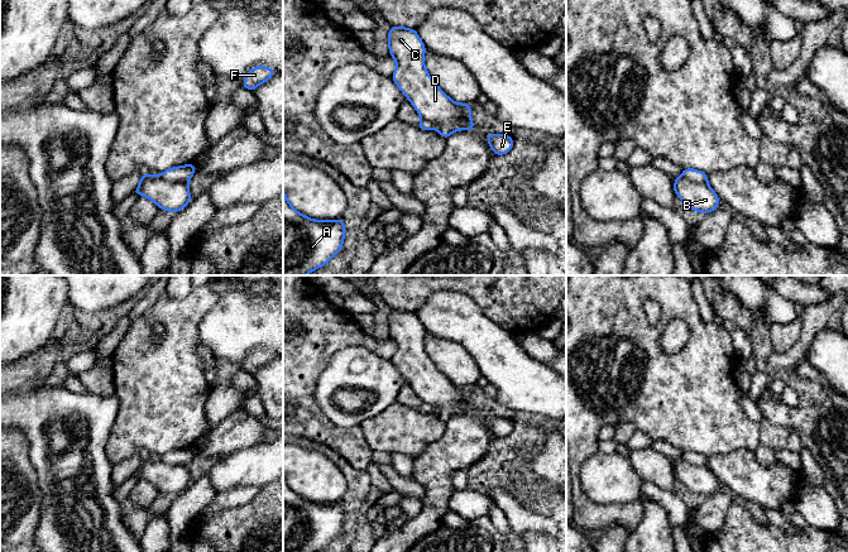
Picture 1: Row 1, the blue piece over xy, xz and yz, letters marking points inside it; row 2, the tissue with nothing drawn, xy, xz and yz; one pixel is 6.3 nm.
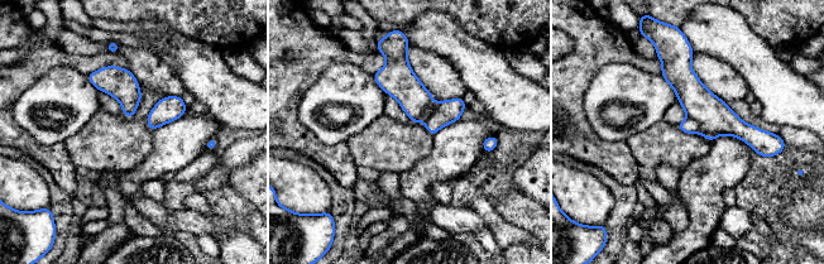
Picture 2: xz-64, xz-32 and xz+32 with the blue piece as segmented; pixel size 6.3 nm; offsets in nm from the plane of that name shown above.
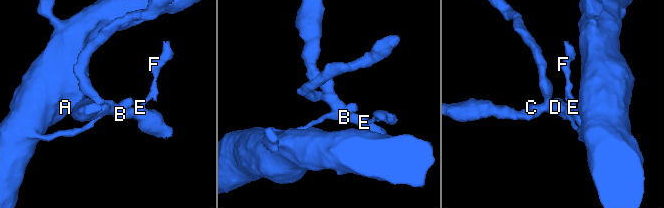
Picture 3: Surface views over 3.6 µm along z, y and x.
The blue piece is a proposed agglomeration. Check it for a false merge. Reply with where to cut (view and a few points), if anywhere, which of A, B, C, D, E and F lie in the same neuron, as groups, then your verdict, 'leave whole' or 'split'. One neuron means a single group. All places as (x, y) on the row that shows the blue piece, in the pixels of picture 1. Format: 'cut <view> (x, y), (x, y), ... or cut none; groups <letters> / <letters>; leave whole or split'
cut xy (158, 177), (166, 181), (183, 181), (186, 183); groups A / B C D E F; split

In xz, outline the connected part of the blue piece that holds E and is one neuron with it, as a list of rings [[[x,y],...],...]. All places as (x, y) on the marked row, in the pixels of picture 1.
[[[489,133],[487,134],[485,139],[490,145],[494,155],[504,155],[509,153],[514,145],[513,136],[511,135]]]

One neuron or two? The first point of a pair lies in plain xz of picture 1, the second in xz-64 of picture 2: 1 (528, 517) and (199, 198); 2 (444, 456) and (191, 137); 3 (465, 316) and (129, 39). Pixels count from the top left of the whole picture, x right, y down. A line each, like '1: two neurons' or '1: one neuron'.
1: one neuron
2: one neuron
3: two neurons

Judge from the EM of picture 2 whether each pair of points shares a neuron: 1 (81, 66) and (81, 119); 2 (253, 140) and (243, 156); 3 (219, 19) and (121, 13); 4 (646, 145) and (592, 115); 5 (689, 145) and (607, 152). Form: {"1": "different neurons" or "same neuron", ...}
{"1": "different neurons", "2": "same neuron", "3": "same neuron", "4": "different neurons", "5": "different neurons"}

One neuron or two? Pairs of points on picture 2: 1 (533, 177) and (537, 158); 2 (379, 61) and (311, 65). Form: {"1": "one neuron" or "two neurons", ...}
{"1": "one neuron", "2": "one neuron"}

